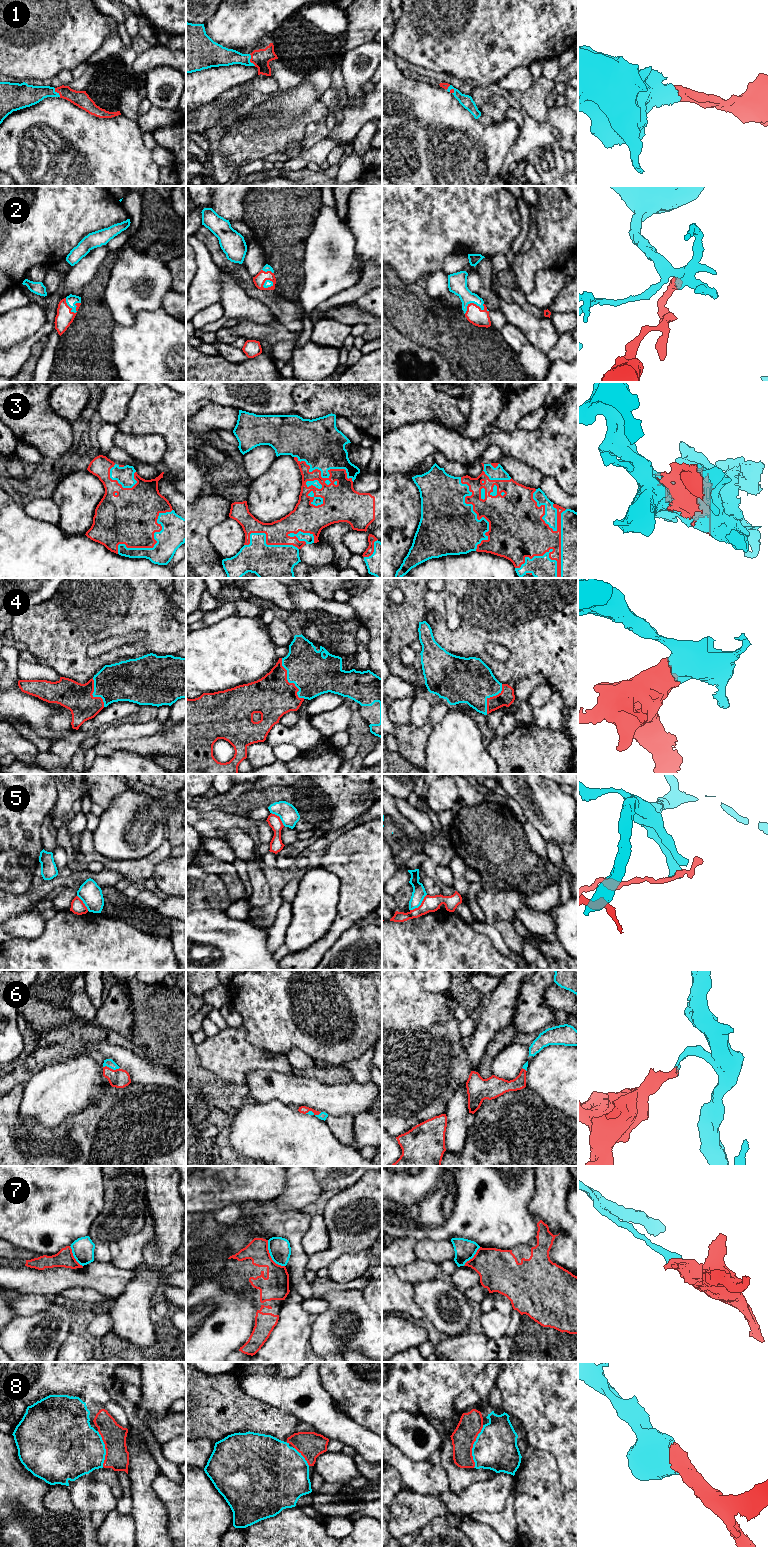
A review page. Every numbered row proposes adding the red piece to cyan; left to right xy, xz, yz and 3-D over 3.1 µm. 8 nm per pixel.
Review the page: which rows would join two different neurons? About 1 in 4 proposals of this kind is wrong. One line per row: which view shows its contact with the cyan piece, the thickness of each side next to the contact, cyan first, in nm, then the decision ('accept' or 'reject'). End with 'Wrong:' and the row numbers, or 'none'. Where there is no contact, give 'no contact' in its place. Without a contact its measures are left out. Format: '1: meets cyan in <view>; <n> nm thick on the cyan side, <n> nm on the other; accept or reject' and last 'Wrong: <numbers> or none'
1: meets cyan in xz; 160 nm thick on the cyan side, 150 nm on the other; accept
2: meets cyan in xy; 90 nm thick on the cyan side, 140 nm on the other; accept
3: meets cyan in yz; 460 nm thick on the cyan side, 320 nm on the other; accept
4: meets cyan in xz; 340 nm thick on the cyan side, 340 nm on the other; accept
5: meets cyan in yz; 110 nm thick on the cyan side, 130 nm on the other; reject
6: meets cyan in xy; 70 nm thick on the cyan side, 160 nm on the other; accept
7: meets cyan in xz; 180 nm thick on the cyan side, 200 nm on the other; reject
8: meets cyan in yz; 340 nm thick on the cyan side, 190 nm on the other; accept
Wrong: 5, 7

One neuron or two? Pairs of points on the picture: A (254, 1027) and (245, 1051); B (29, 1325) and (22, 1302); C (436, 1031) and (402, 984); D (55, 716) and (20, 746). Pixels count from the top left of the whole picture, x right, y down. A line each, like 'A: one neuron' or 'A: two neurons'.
A: two neurons
B: two neurons
C: one neuron
D: two neurons

